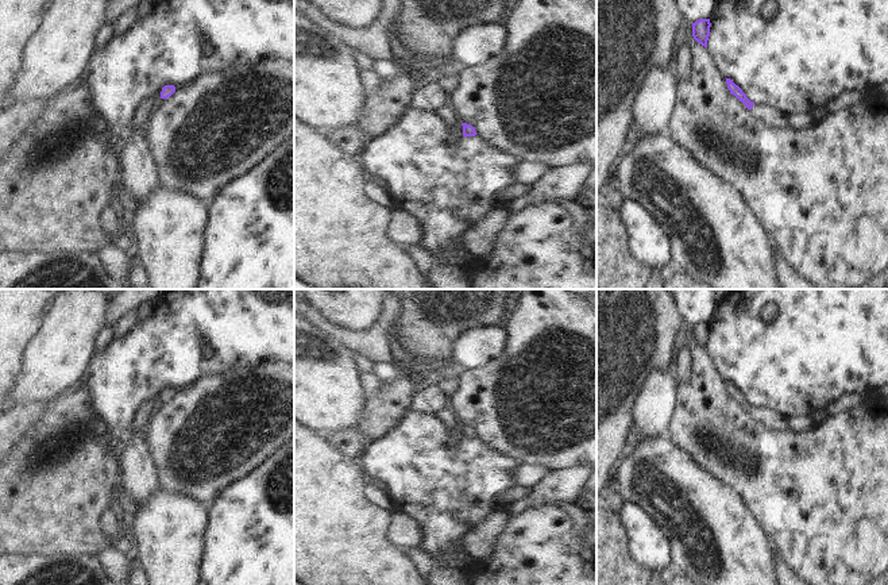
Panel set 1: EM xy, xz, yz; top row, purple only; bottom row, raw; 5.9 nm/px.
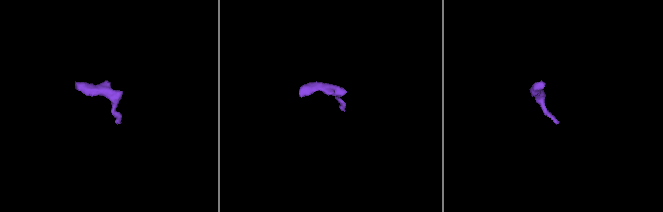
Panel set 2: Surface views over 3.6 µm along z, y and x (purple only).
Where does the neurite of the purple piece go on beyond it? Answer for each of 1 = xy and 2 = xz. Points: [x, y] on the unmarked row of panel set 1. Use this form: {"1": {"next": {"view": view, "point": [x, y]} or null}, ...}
{"1": {"next": null}, "2": {"next": null}}

